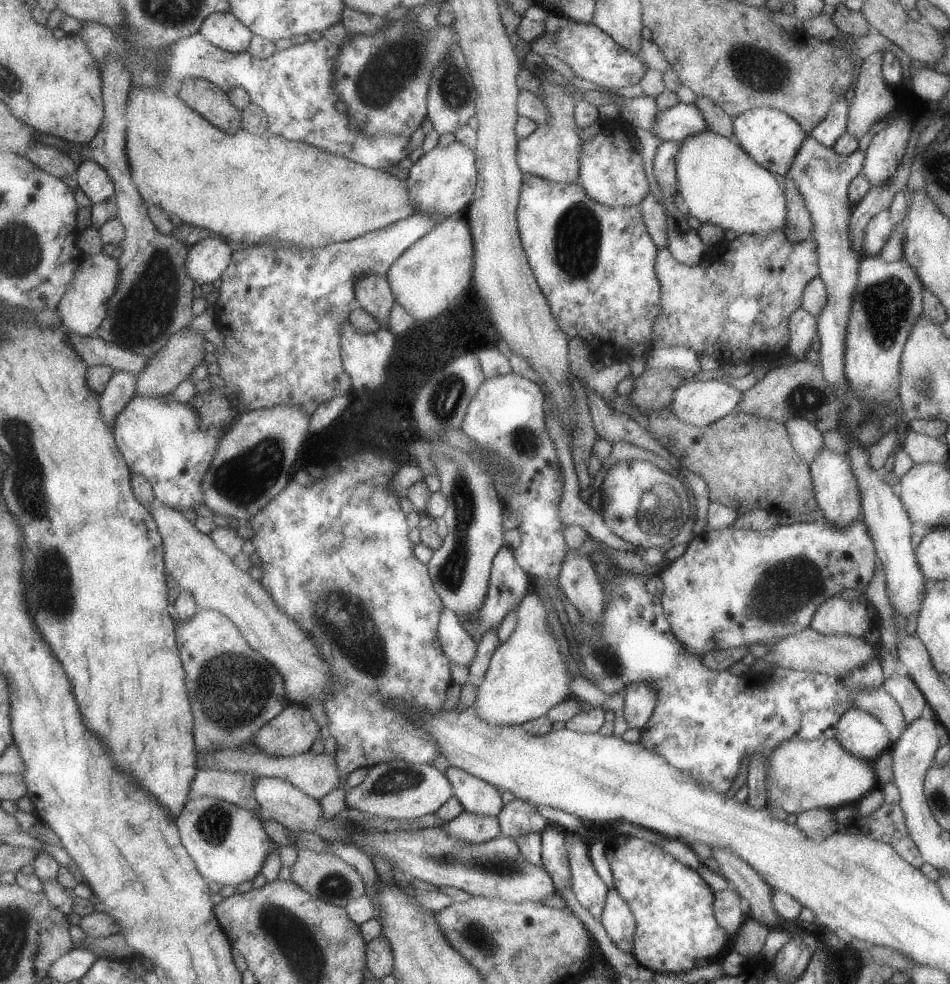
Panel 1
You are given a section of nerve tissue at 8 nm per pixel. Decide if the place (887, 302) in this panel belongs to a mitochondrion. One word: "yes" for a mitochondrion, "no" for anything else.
yes

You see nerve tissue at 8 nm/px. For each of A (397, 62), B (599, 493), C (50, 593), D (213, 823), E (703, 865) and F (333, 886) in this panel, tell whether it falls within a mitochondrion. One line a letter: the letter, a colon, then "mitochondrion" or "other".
A: mitochondrion
B: other
C: mitochondrion
D: mitochondrion
E: other
F: mitochondrion

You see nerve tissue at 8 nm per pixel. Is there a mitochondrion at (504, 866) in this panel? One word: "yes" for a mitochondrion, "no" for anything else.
yes

